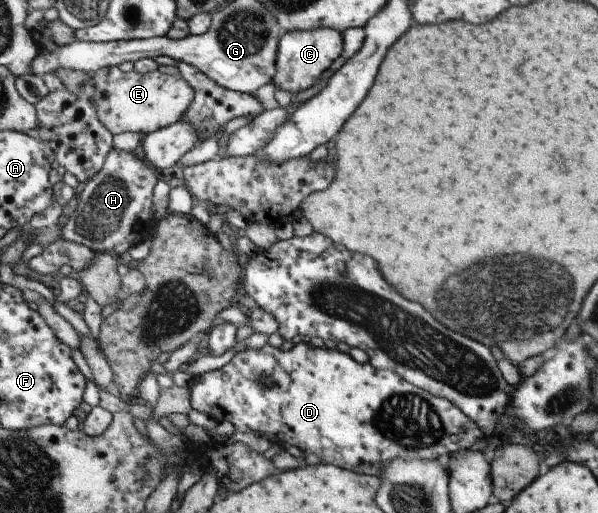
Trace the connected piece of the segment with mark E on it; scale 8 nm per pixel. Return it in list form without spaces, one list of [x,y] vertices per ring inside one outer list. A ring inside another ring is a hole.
[[[114,66],[101,69],[97,73],[85,73],[63,67],[59,69],[57,77],[73,93],[81,91],[87,79],[95,79],[97,83],[95,103],[99,119],[115,137],[126,132],[141,133],[147,137],[159,129],[174,125],[184,118],[195,97],[195,89],[192,89],[181,75],[167,75],[157,70],[147,74],[137,73],[135,70],[125,73]]]

